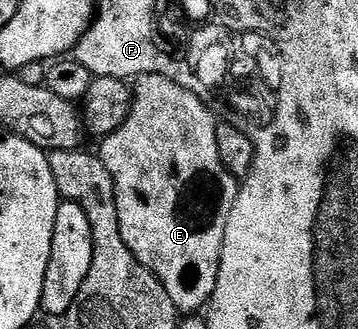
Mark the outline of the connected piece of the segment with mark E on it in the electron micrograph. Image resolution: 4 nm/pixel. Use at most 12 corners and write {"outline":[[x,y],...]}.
{"outline":[[142,75],[100,140],[127,249],[215,293],[239,183],[196,90]]}

